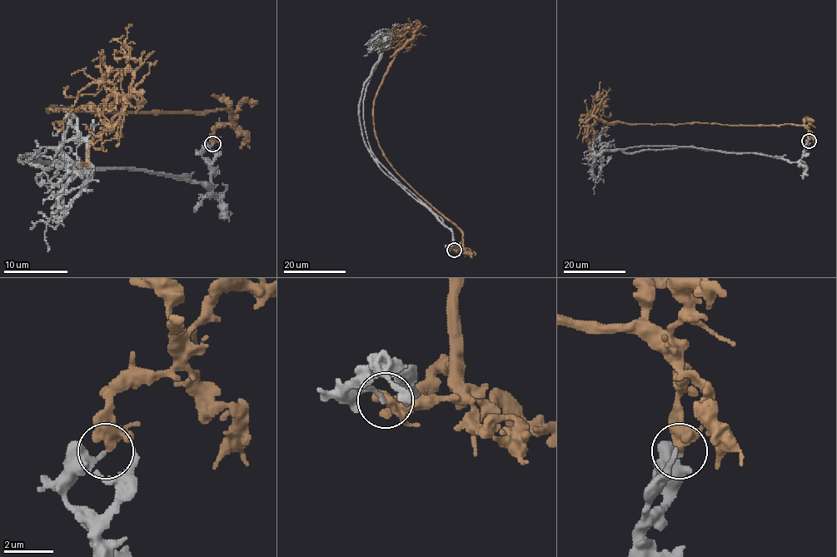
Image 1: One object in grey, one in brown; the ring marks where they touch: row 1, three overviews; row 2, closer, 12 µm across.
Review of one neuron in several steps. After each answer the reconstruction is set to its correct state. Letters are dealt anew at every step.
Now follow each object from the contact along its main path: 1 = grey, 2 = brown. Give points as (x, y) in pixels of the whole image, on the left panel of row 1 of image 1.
1: (213, 143), (208, 186), (28, 155), (75, 161), (87, 176), (59, 199), (47, 251)
2: (213, 143), (227, 110), (49, 110), (112, 106), (130, 70), (95, 94), (68, 97), (68, 87)

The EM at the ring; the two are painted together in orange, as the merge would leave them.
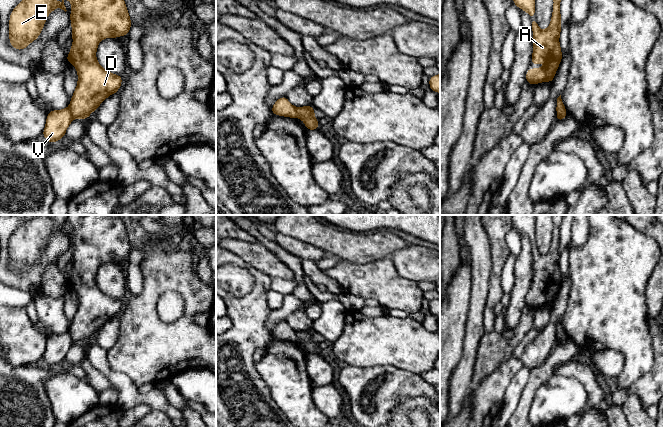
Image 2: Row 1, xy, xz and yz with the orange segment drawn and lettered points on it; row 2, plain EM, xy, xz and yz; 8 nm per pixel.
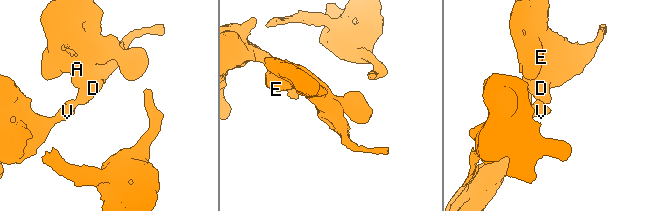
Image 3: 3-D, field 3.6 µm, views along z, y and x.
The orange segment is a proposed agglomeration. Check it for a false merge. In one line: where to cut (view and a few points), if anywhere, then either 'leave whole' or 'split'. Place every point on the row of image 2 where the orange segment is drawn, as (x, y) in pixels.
xy (68, 108), (74, 117) | split

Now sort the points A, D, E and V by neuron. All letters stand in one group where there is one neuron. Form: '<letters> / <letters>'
A D E / V

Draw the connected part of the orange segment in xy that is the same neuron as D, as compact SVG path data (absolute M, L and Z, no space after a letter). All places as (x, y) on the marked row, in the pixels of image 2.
M70 0L72 2L69 15L72 26L73 44L66 61L74 65L78 73L78 83L71 98L69 109L74 118L85 119L97 110L99 105L110 95L117 93L122 84L122 77L106 71L102 68L96 59L96 50L101 40L113 37L128 35L131 28L131 20L124 0Z

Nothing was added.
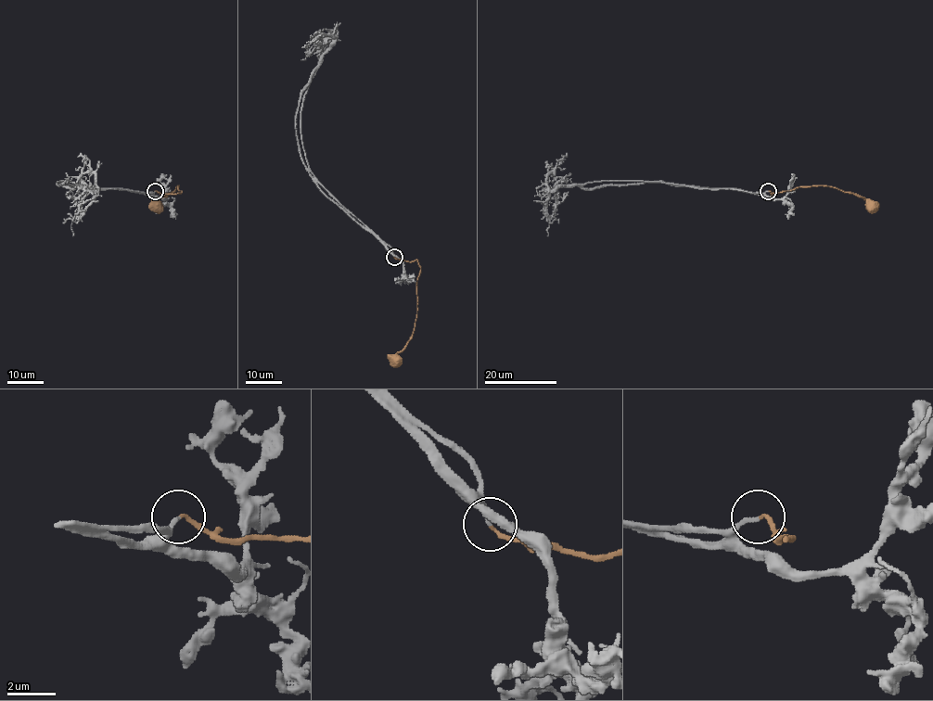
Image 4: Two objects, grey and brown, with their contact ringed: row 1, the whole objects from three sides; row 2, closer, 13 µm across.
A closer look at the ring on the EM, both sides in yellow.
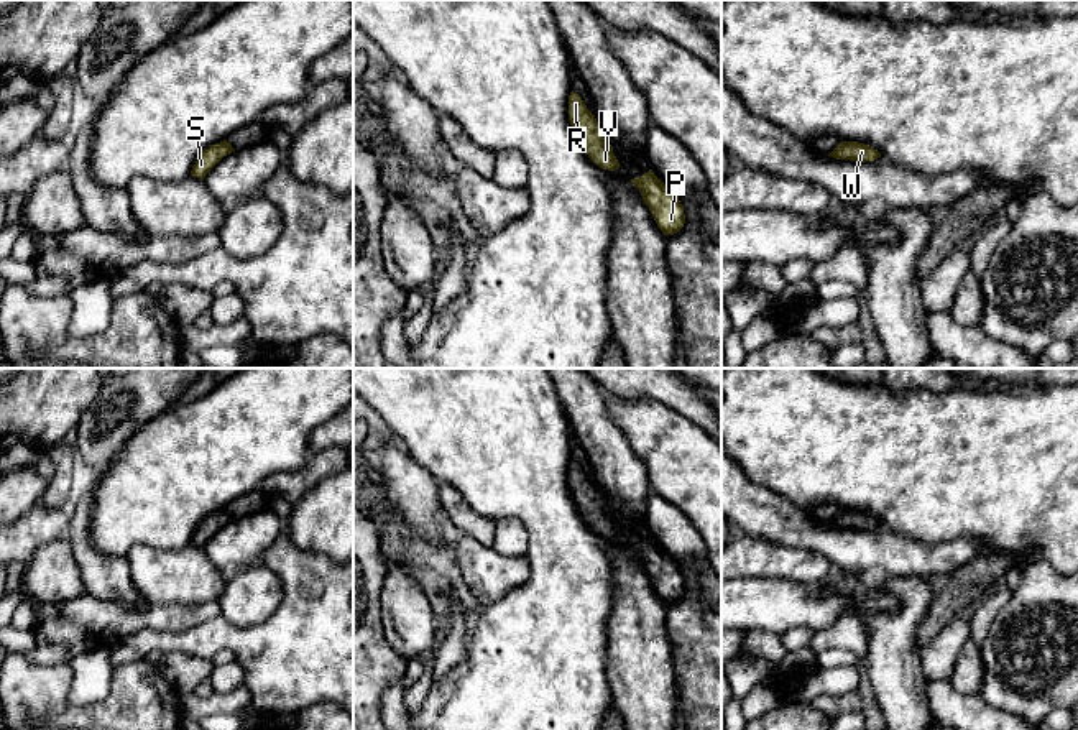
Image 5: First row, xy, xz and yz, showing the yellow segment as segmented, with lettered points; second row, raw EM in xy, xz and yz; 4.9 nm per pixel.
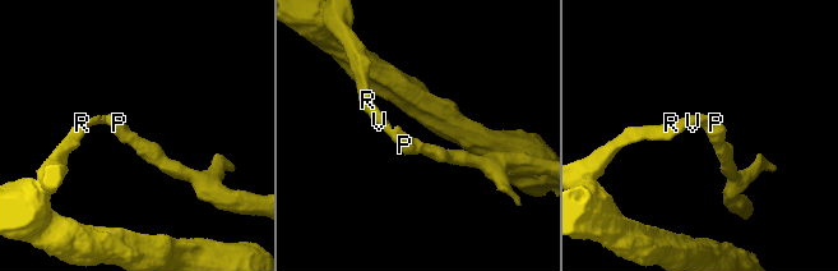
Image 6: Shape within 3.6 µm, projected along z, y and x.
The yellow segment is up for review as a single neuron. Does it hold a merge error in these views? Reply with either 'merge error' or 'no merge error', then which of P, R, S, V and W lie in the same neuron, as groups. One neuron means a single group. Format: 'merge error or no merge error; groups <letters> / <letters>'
no merge error; groups P R S V W

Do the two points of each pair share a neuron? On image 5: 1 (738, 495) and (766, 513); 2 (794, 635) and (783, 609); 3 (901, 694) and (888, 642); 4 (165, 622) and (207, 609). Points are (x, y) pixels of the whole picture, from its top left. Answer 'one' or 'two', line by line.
1: one
2: two
3: one
4: one

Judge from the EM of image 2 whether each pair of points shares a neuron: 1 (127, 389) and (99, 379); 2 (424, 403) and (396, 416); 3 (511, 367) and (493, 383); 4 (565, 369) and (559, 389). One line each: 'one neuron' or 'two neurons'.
1: two neurons
2: one neuron
3: one neuron
4: two neurons

